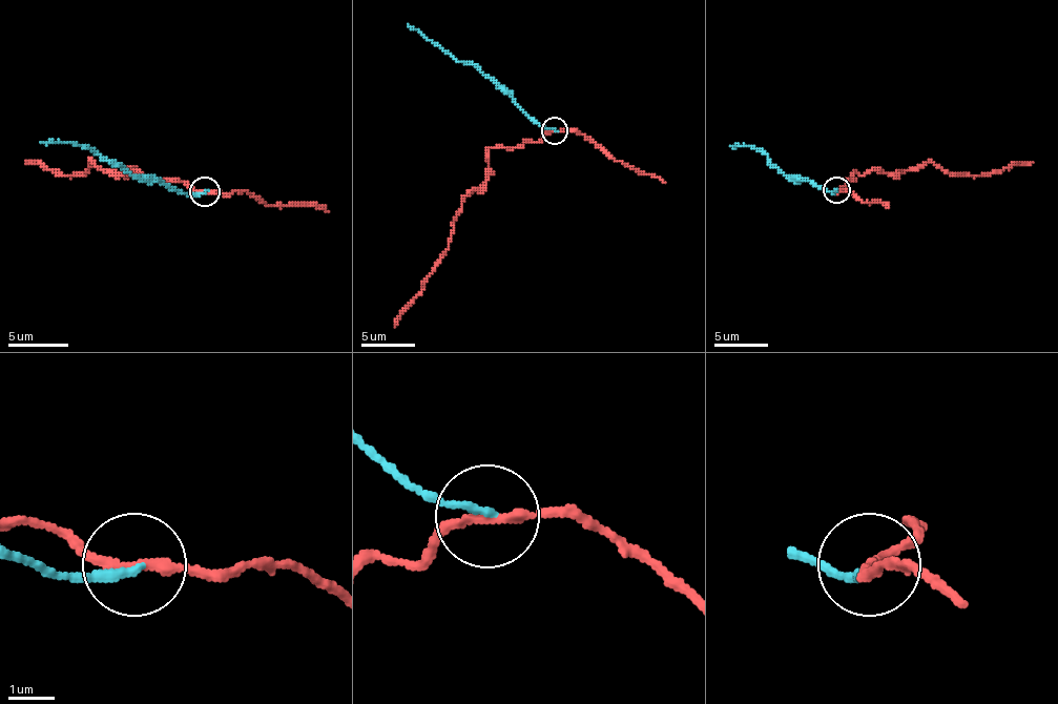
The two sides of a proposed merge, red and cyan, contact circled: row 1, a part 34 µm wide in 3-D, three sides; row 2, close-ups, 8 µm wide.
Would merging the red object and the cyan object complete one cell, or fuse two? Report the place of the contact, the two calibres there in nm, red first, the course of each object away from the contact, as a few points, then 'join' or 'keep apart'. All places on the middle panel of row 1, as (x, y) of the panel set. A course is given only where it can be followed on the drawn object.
place (555, 130); calibres 200 and 180 nm; course red (555, 131), (544, 133), (537, 142), (489, 150), (485, 182), (467, 195), (440, 263), (394, 327); course cyan (555, 131), (539, 126), (472, 64), (451, 56), (408, 24); keep apart

